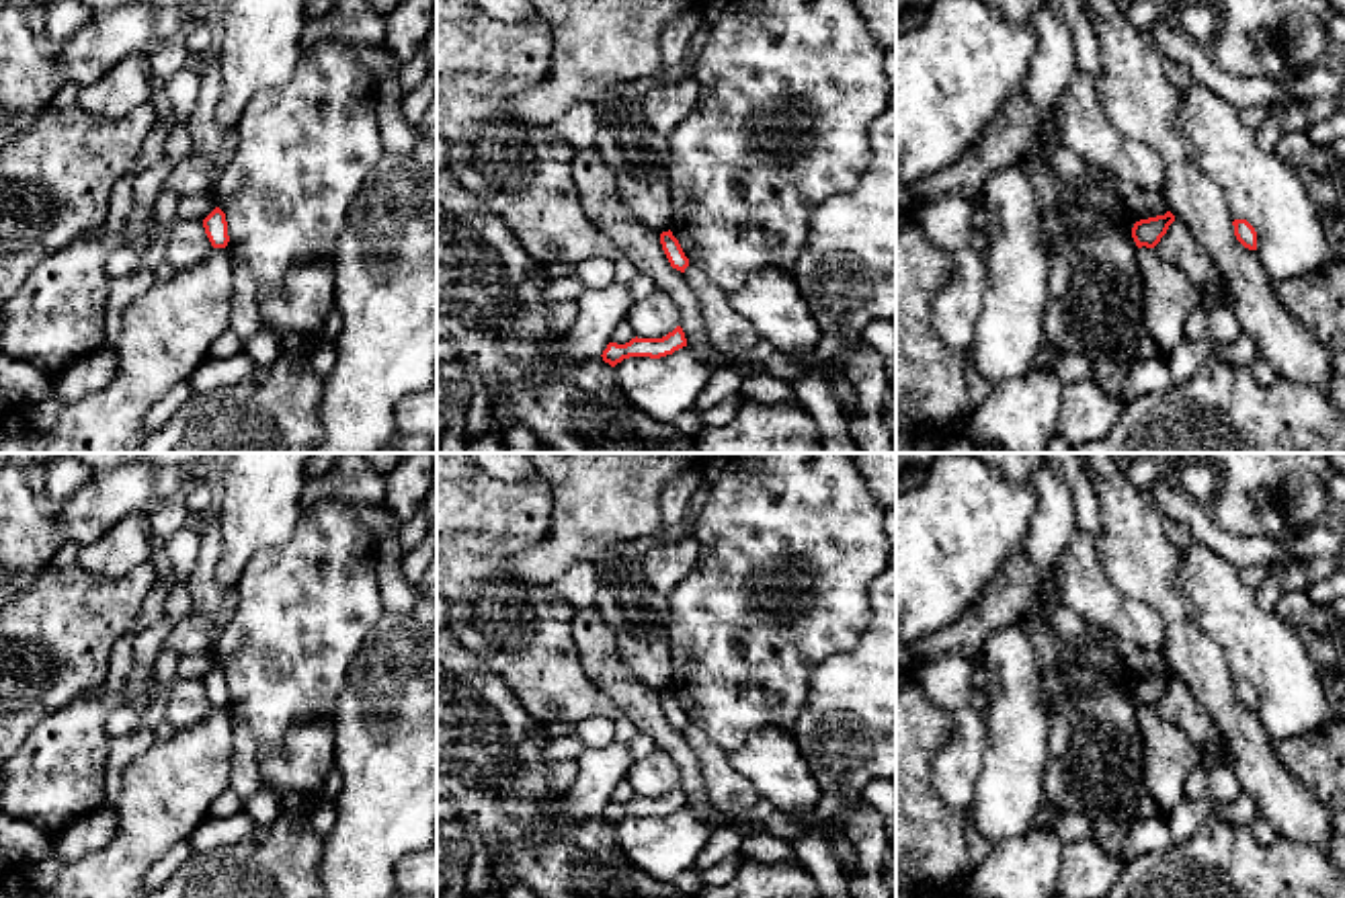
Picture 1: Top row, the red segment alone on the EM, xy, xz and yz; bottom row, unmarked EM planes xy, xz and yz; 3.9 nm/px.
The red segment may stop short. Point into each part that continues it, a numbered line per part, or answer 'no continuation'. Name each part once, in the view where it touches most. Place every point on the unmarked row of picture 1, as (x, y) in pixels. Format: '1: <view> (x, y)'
no continuation

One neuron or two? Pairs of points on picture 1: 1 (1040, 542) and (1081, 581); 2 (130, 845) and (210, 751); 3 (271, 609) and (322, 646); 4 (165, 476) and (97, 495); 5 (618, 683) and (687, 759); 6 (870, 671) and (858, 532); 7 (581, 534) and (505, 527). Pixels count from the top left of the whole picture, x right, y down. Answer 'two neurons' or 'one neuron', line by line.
1: two neurons
2: one neuron
3: one neuron
4: two neurons
5: one neuron
6: two neurons
7: two neurons

